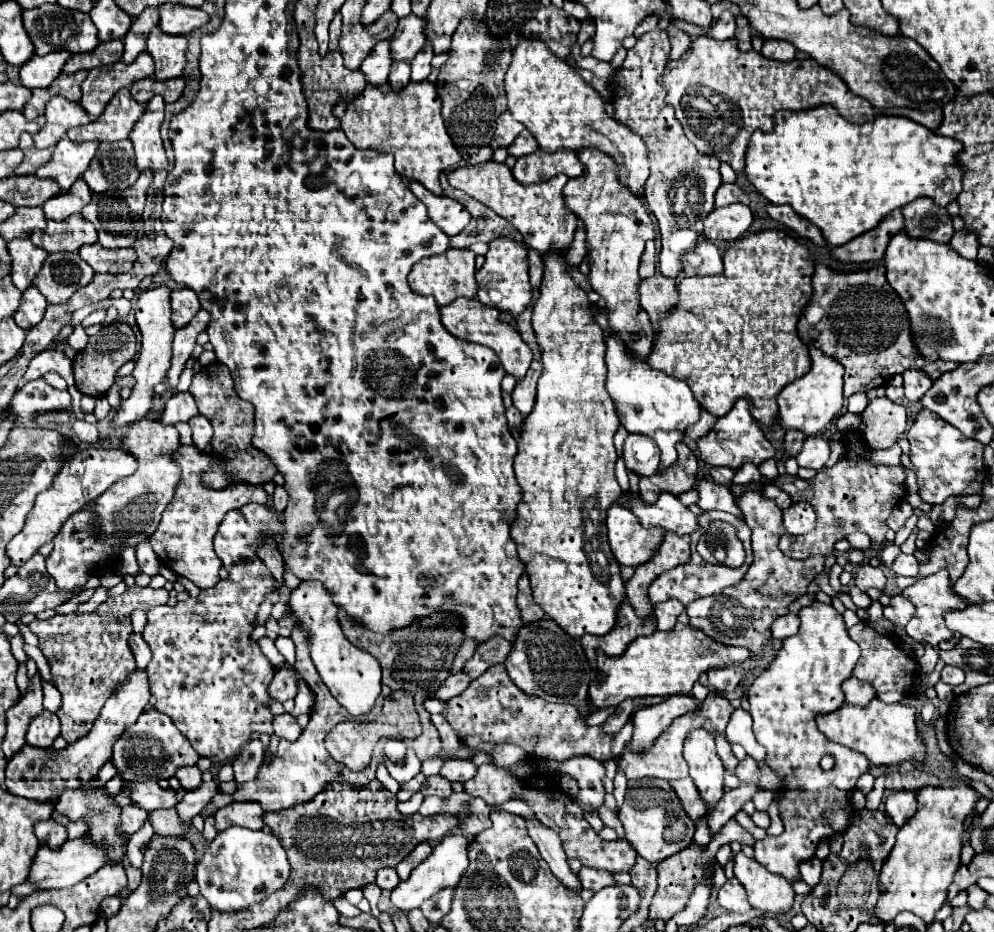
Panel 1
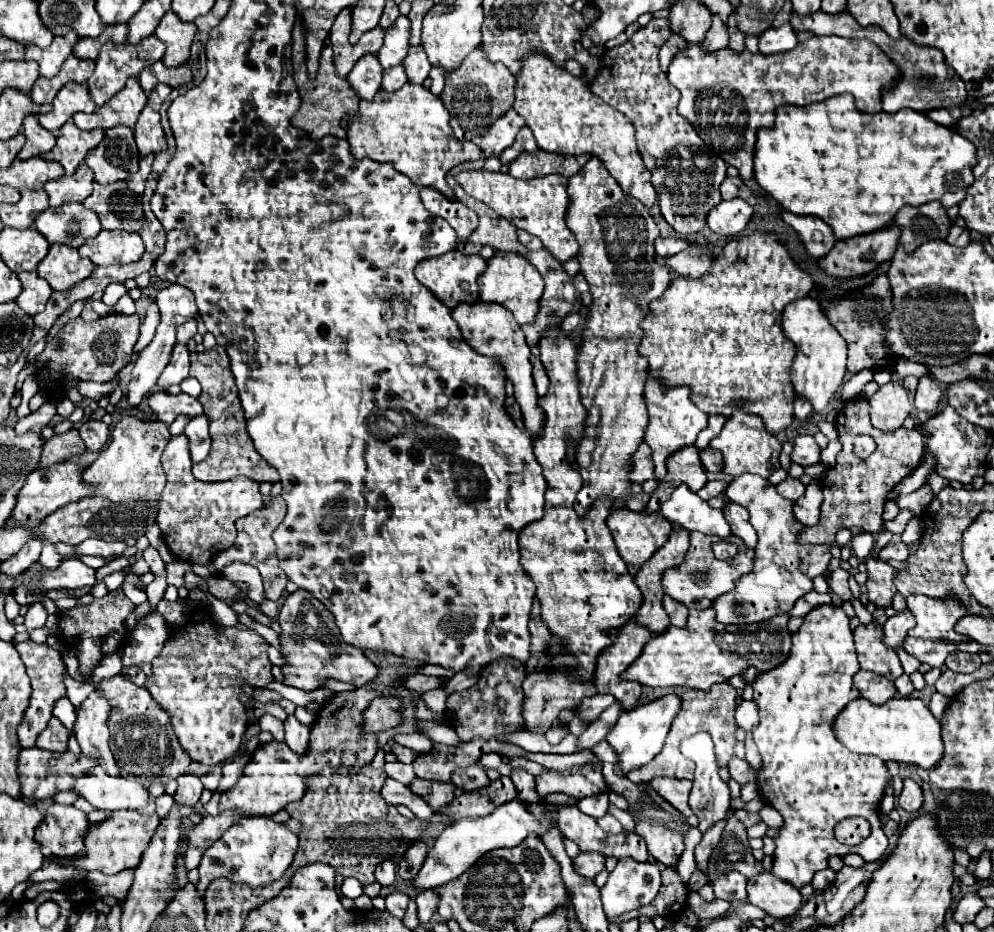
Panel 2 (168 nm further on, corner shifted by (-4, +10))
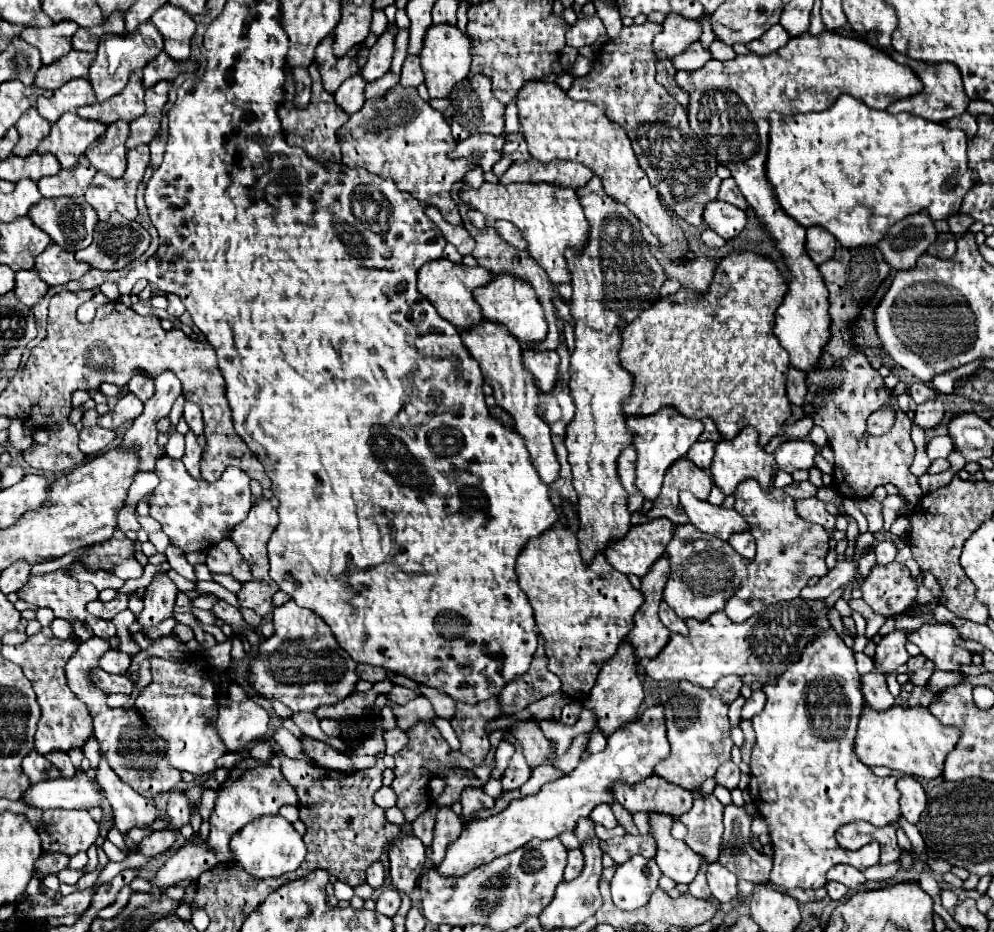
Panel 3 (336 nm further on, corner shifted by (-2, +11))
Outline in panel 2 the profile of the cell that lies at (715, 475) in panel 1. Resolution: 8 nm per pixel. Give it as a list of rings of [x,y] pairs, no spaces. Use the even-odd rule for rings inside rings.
[[[706,448],[700,452],[700,460],[702,460],[702,466],[706,468],[706,472],[710,474],[718,474],[722,472],[722,454],[718,454],[718,450],[712,450],[712,448]]]

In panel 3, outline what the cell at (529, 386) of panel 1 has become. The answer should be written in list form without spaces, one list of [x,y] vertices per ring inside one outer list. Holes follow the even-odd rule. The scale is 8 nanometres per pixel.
[[[556,351],[522,353],[522,359],[524,359],[524,367],[534,375],[540,391],[550,391],[556,385],[556,373],[560,361]]]

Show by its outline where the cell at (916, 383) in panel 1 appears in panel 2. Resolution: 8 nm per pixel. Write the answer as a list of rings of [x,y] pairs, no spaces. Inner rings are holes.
[[[924,374],[920,378],[920,382],[918,382],[916,396],[914,396],[916,408],[918,410],[924,410],[924,412],[934,412],[934,408],[938,406],[942,394],[944,394],[942,386],[930,374]]]

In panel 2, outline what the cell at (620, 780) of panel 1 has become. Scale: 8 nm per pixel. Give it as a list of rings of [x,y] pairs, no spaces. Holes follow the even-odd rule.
[[[602,740],[600,744],[596,744],[596,746],[592,748],[592,752],[594,752],[600,760],[608,760],[608,762],[612,762],[612,764],[614,764],[614,772],[616,772],[618,776],[624,776],[622,770],[620,770],[620,764],[618,764],[618,754],[612,750],[612,746],[610,746],[606,740]]]

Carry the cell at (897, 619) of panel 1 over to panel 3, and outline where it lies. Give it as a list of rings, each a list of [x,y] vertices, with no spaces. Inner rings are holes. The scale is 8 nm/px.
[[[894,631],[886,637],[882,637],[882,641],[876,645],[876,655],[874,655],[874,665],[880,673],[890,675],[908,661],[910,655],[904,649],[906,639],[908,637],[904,631]]]

